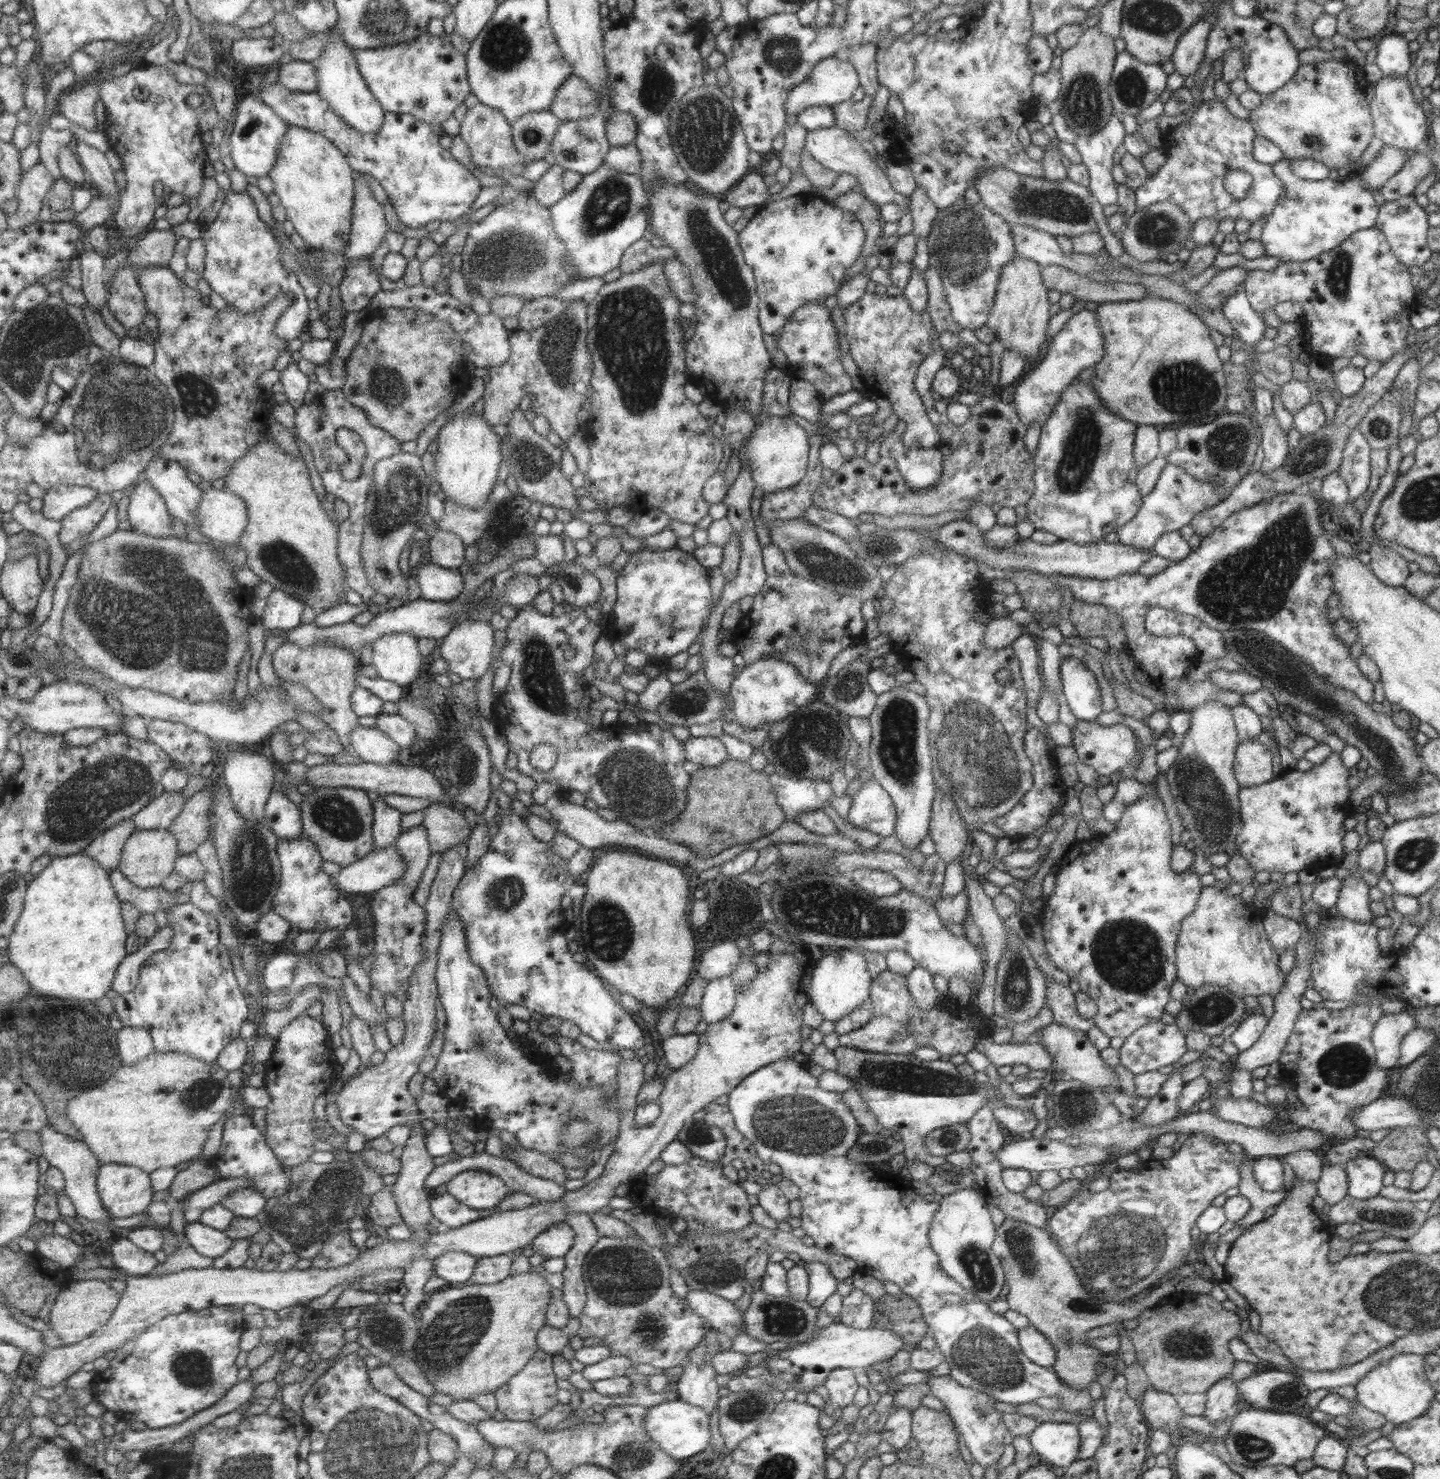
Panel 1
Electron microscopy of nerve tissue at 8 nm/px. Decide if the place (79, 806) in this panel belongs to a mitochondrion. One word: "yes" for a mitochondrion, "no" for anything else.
yes

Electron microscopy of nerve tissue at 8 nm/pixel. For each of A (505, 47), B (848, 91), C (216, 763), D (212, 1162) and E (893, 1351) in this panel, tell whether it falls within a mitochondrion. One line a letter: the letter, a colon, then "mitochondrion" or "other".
A: mitochondrion
B: other
C: other
D: other
E: other

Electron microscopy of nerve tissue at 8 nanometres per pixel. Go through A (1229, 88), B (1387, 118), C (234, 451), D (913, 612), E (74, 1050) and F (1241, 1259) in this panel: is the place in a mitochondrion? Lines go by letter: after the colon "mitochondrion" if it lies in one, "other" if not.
A: other
B: other
C: other
D: other
E: mitochondrion
F: other

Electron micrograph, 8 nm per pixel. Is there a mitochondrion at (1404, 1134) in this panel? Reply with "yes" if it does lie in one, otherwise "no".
no

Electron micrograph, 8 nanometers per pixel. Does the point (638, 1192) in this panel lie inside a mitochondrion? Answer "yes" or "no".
no

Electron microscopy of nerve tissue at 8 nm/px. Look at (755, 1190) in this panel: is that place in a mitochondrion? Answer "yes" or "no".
no

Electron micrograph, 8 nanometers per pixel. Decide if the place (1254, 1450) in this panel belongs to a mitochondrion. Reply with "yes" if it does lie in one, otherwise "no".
yes

